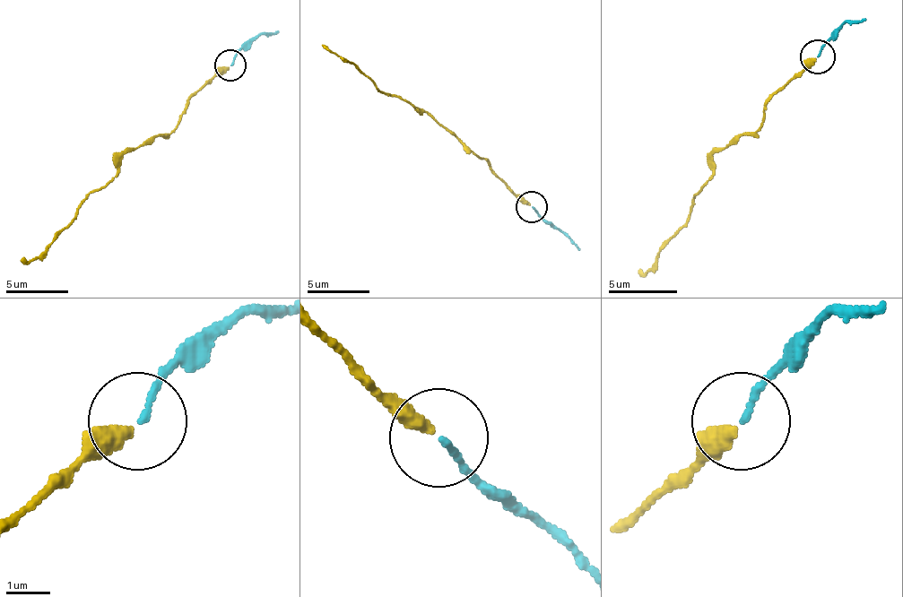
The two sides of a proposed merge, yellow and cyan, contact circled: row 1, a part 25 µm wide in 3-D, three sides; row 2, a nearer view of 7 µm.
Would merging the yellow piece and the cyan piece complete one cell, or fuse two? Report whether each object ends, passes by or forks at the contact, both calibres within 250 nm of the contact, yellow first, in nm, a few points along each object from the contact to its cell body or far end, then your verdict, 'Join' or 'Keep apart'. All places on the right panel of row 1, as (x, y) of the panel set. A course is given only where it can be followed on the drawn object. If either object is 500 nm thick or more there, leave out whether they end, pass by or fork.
At the ring yellow ends. At the ring cyan ends. Thickness 360 nm (yellow) against 130 nm. Course of yellow: (817, 59), (775, 93), (758, 127), (713, 155), (713, 172), (692, 200), (686, 224), (647, 269), (638, 269). Course of cyan: (817, 56), (847, 21), (864, 18). Join

